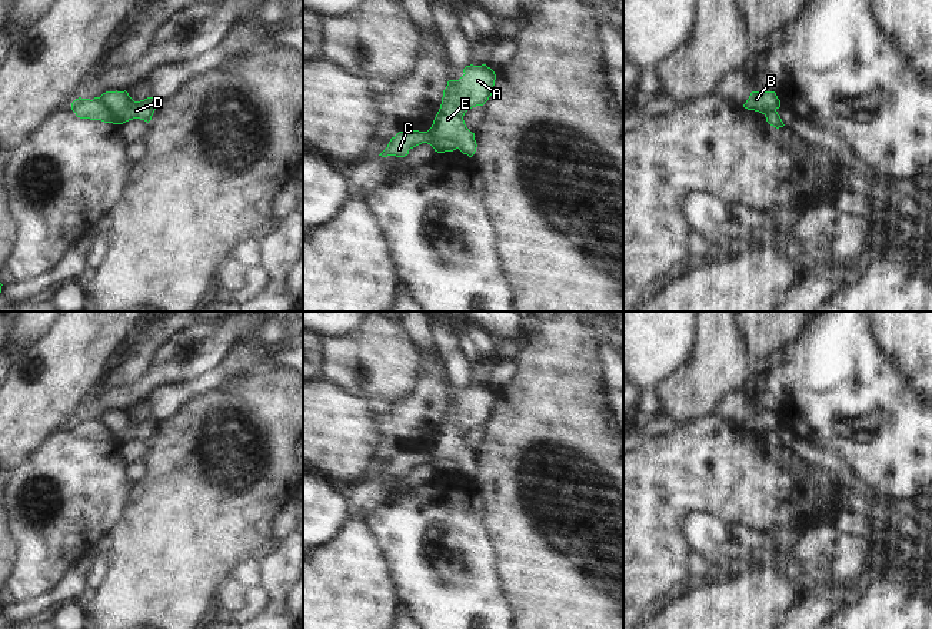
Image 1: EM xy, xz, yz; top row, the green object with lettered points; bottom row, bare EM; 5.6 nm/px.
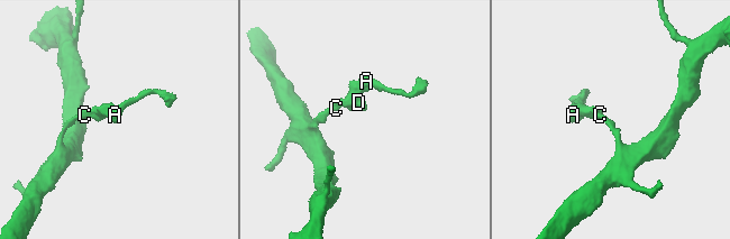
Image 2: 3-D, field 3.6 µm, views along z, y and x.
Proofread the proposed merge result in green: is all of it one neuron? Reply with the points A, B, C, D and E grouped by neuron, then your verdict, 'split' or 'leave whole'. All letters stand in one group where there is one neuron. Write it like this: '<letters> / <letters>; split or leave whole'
A B D E / C; split

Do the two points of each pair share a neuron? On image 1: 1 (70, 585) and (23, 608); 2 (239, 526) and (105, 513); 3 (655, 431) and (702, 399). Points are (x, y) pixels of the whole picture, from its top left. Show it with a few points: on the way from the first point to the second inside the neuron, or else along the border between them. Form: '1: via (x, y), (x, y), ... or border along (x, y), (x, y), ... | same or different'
1: via (59, 593), (35, 606) | same
2: border along (133, 483), (122, 516), (107, 533) | different
3: border along (662, 413), (689, 422) | different

